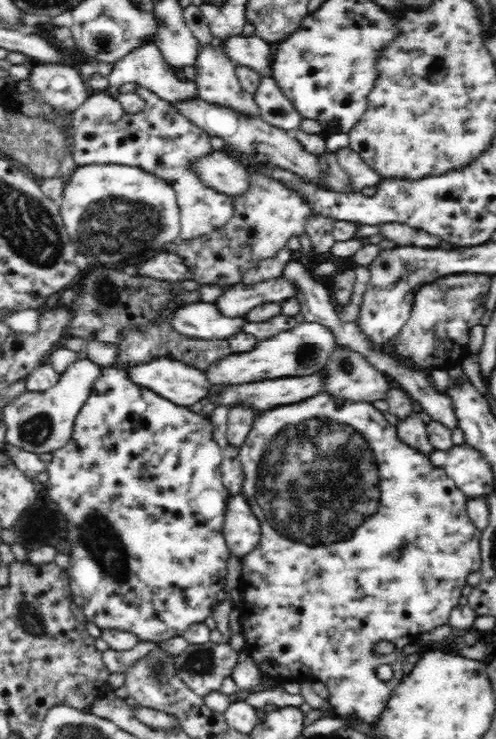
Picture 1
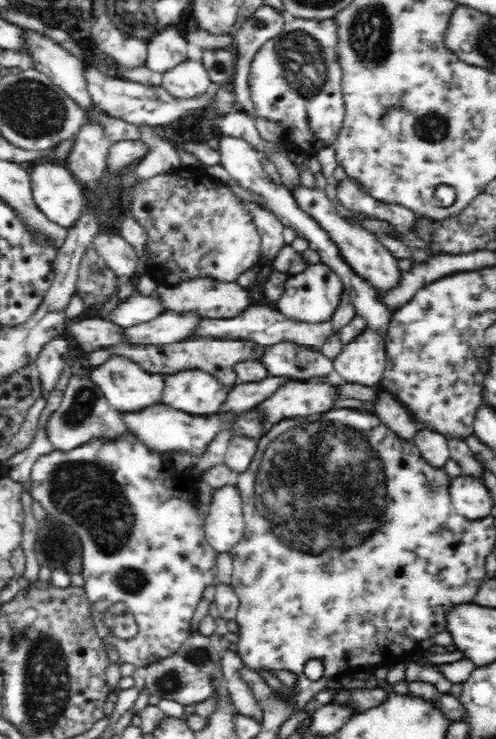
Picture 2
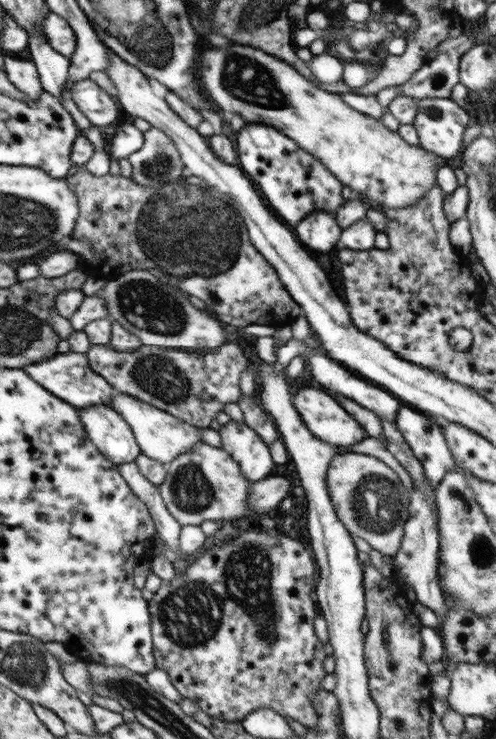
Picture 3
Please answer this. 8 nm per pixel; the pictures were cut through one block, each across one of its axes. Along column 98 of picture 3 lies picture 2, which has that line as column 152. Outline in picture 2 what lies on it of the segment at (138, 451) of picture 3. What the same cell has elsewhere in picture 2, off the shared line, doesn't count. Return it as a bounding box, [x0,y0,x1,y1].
[123,403,272,456]

